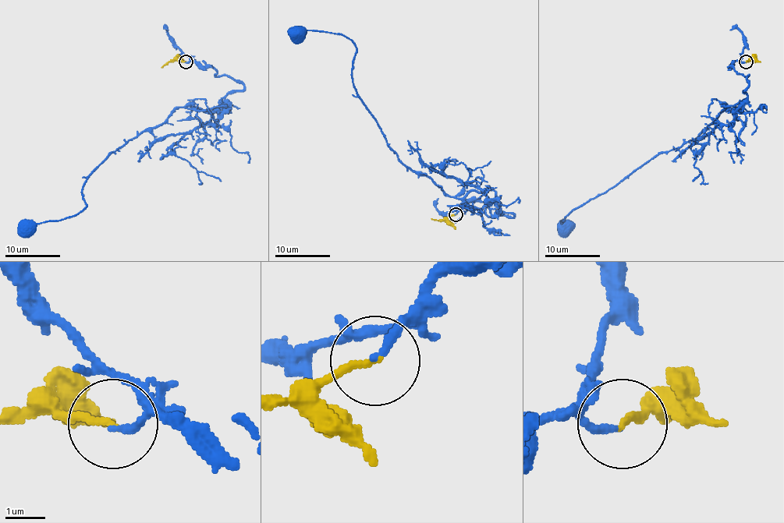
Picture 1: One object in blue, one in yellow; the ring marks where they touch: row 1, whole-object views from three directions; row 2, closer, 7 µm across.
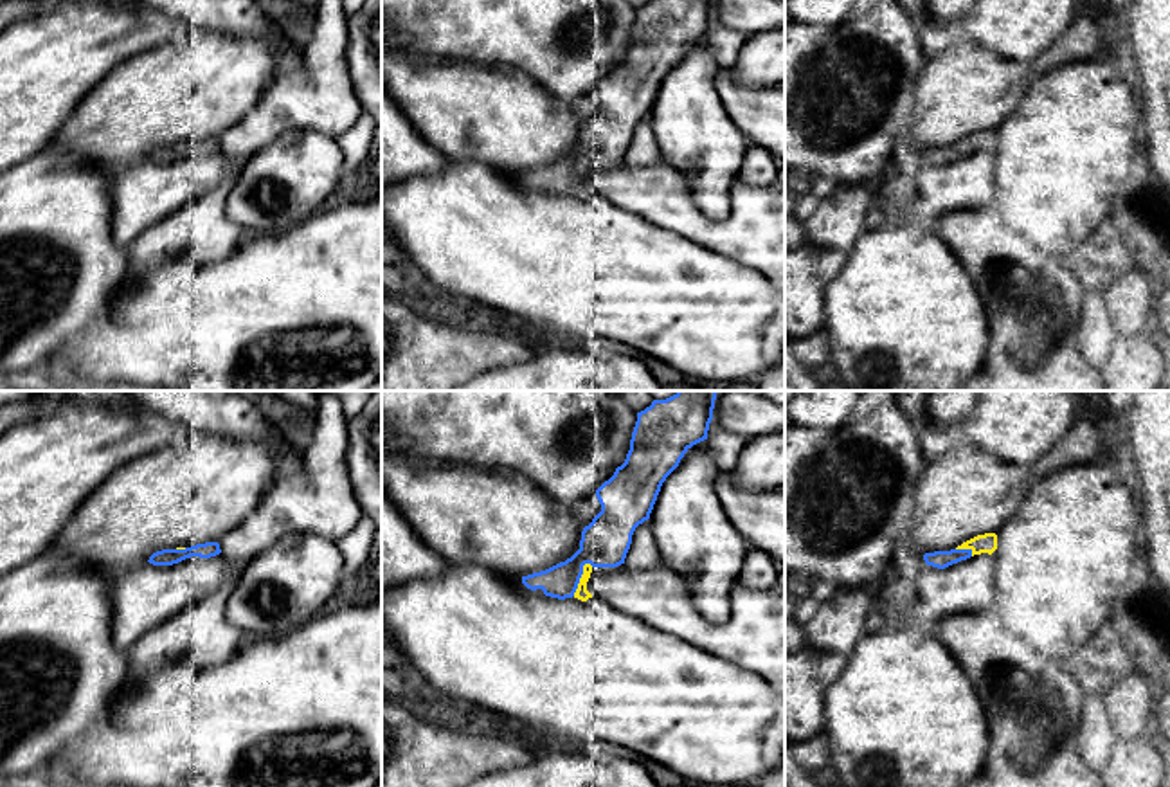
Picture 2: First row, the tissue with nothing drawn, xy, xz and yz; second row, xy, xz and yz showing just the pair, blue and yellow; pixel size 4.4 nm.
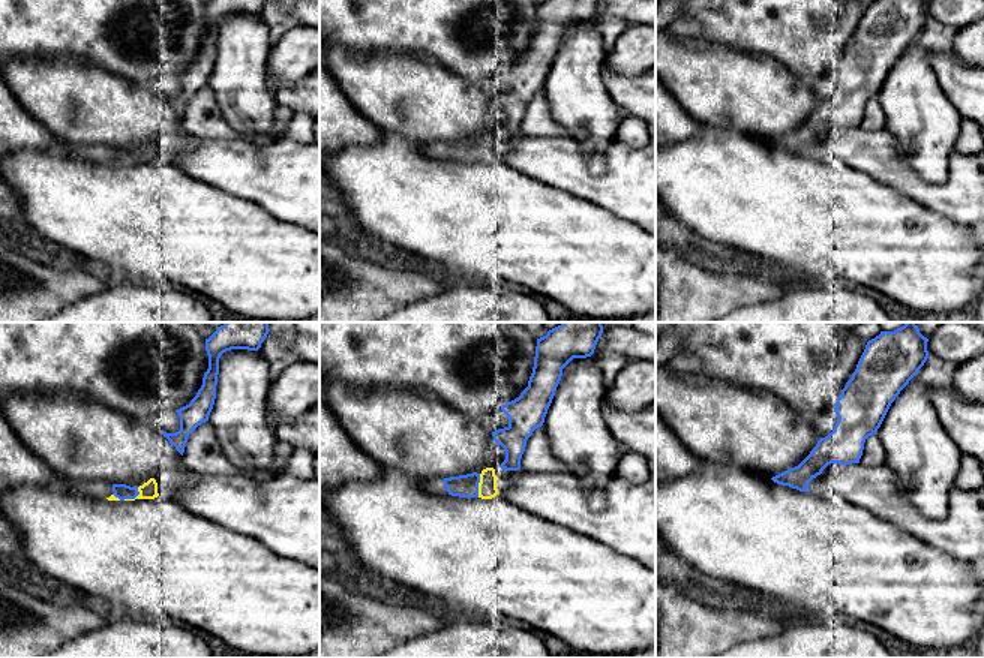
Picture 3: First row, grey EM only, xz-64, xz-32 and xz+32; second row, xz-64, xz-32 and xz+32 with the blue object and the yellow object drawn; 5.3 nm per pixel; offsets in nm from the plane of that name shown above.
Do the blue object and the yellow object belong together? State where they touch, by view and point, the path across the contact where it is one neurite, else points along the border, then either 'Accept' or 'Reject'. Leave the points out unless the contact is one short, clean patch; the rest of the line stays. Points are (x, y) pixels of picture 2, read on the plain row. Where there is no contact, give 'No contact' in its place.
Touches blue at xz (580, 173). Accept

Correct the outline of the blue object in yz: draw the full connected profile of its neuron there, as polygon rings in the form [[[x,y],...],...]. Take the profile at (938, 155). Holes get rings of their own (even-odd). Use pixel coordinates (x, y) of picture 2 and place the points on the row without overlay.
[[[985,130],[985,131],[977,131],[967,139],[963,139],[956,146],[925,149],[923,157],[927,162],[945,166],[945,164],[958,160],[961,157],[967,157],[974,151],[981,151],[981,149],[992,151],[995,146],[997,146],[997,131]]]

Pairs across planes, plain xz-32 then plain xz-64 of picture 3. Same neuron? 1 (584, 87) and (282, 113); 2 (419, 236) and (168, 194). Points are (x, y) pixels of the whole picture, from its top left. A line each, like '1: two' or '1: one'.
1: two
2: one

